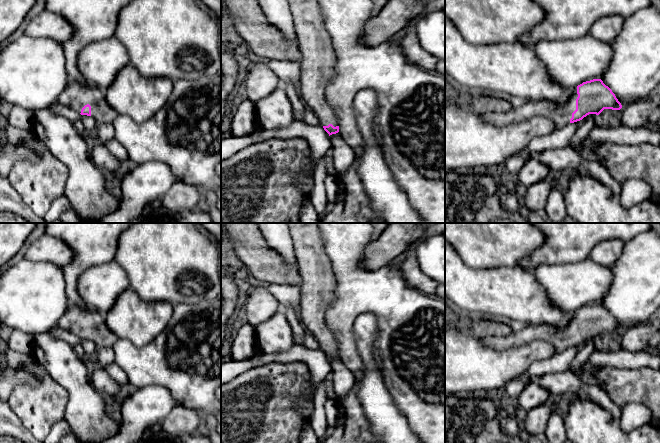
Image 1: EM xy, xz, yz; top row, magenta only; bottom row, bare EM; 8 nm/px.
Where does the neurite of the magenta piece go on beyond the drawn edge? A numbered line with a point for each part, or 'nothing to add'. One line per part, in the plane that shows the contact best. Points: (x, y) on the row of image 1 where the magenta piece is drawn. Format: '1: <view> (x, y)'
1: yz (560, 114)

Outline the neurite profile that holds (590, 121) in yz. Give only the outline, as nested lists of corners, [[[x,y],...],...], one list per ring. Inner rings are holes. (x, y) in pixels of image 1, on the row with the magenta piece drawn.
[[[589,114],[582,121],[581,129],[574,134],[568,145],[576,152],[584,147],[585,141],[588,140],[589,132],[600,124],[599,117],[596,114]]]

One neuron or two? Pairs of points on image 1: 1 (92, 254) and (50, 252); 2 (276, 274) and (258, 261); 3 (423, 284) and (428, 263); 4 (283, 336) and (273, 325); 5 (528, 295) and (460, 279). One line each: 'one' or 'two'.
1: two
2: one
3: two
4: one
5: one

